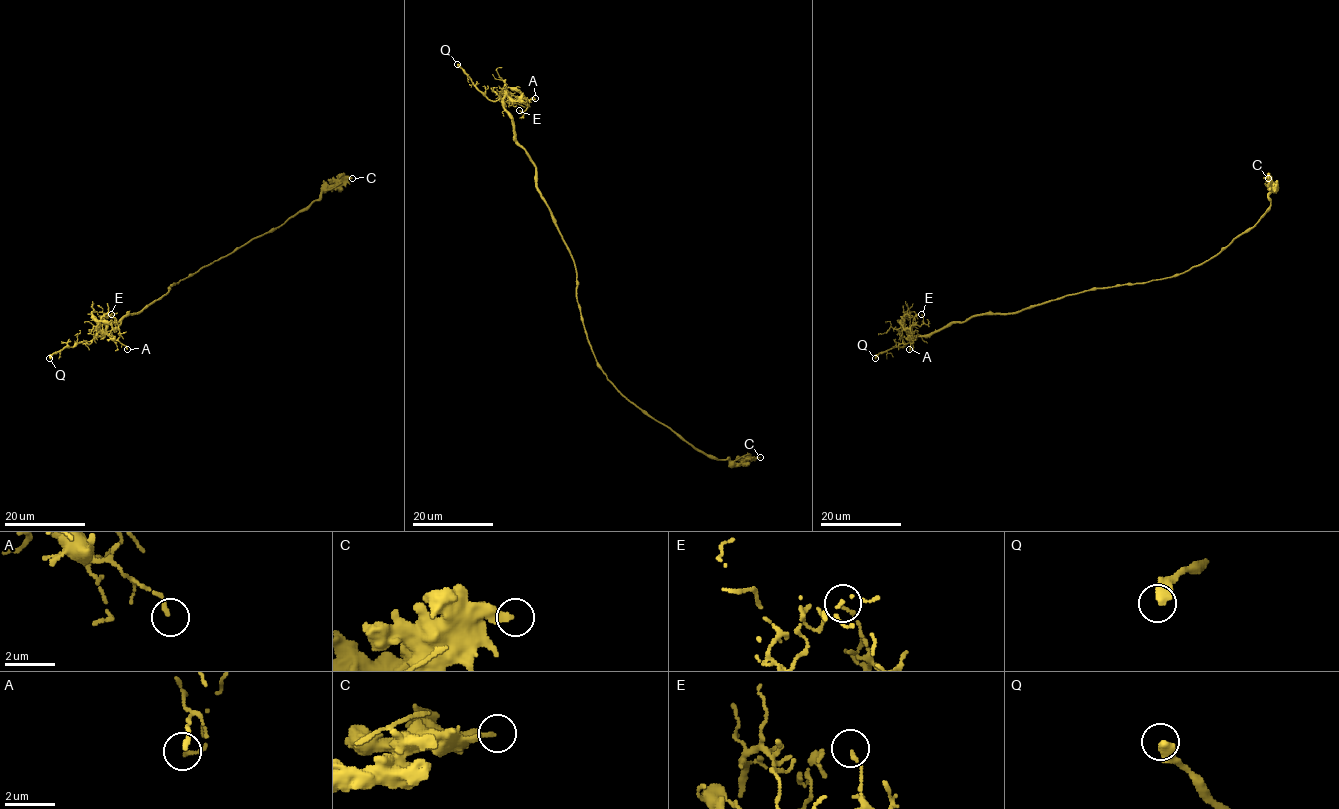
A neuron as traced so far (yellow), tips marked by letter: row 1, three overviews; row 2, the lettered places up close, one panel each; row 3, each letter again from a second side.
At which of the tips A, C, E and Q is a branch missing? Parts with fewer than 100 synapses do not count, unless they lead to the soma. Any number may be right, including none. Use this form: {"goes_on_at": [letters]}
{"goes_on_at": ["Q"]}

